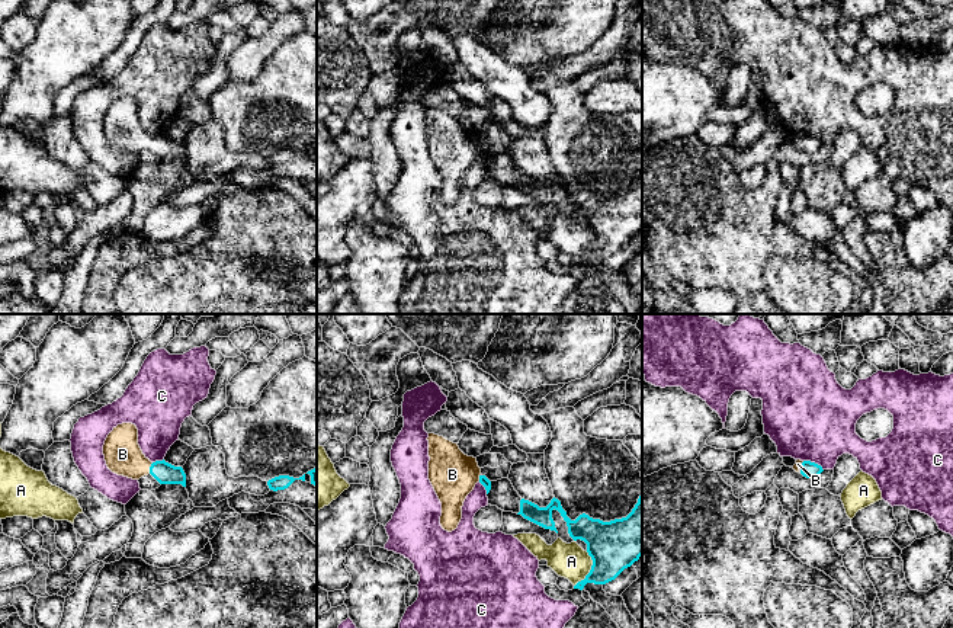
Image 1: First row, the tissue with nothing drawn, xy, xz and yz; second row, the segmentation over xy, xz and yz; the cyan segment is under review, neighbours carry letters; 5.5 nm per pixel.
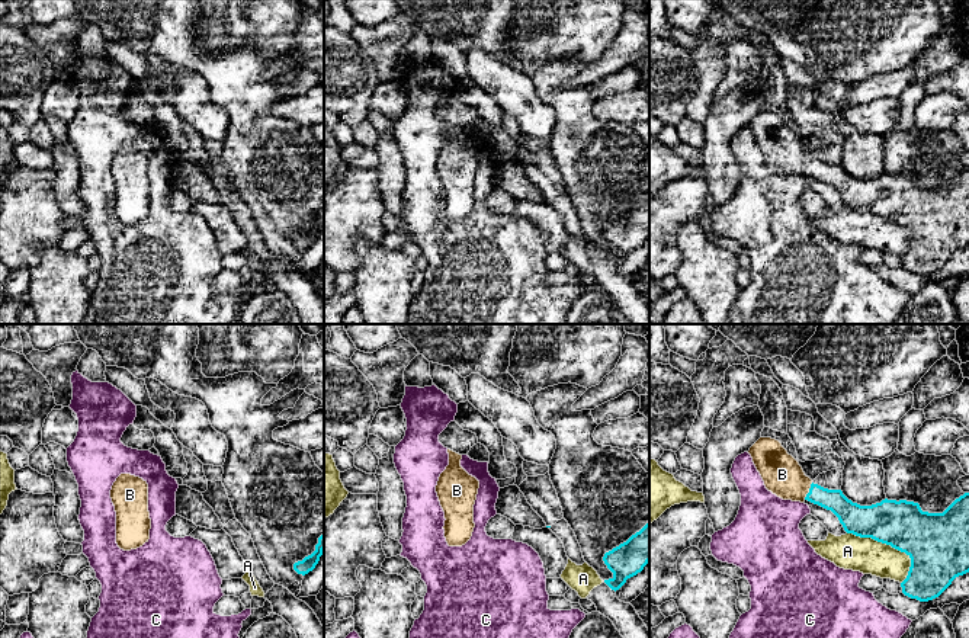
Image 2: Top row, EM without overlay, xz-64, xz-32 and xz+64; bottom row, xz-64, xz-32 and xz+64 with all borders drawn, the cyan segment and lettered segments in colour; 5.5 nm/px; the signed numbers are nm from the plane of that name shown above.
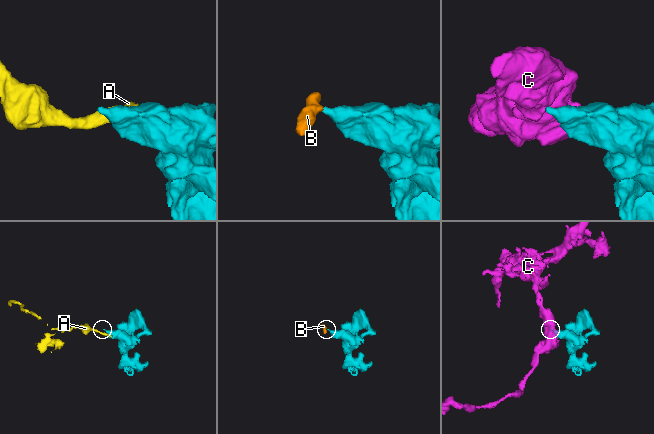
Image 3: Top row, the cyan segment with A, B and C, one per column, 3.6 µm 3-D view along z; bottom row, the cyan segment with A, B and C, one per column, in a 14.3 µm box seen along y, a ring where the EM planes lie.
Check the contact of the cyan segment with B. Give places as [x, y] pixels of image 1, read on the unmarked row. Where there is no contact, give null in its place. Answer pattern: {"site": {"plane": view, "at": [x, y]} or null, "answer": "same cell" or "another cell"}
{"site": {"plane": "xy", "at": [150, 143]}, "answer": "same cell"}

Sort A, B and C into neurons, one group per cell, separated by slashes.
A / B / C

